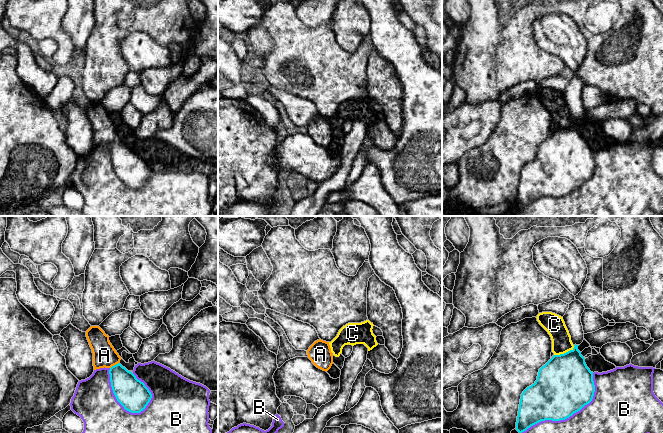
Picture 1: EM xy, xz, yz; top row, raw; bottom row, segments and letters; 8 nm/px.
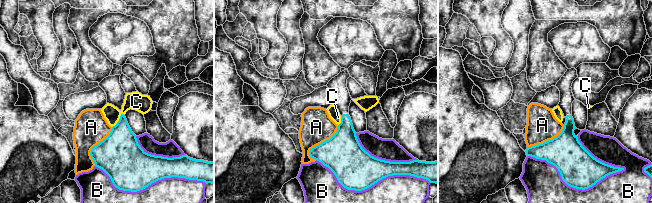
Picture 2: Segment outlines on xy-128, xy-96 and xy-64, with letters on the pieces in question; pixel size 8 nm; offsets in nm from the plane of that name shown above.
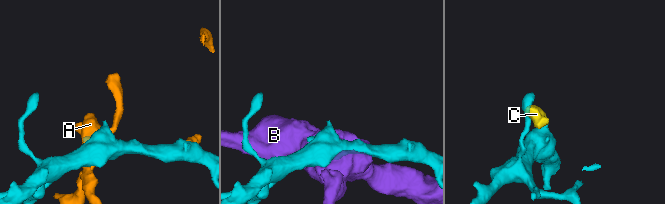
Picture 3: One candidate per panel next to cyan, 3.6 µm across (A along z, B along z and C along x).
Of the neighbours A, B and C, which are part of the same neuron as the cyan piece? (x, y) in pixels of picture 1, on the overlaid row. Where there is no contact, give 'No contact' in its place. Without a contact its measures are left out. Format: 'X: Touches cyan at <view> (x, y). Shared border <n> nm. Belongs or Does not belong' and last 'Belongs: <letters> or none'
A: Touches cyan at xy (114, 365). Shared border 90 nm. Does not belong
B: Touches cyan at xy (115, 396). Shared border 440 nm. Does not belong
C: Touches cyan at yz (564, 353). Shared border 180 nm. Does not belong
Belongs: none

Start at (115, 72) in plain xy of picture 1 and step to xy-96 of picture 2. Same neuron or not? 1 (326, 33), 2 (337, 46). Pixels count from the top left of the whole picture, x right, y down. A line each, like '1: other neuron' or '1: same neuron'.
1: other neuron
2: other neuron

